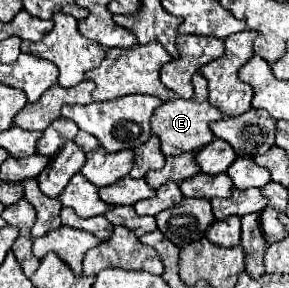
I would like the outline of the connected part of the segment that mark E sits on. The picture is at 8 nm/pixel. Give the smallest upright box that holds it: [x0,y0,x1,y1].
[151,73,223,155]

